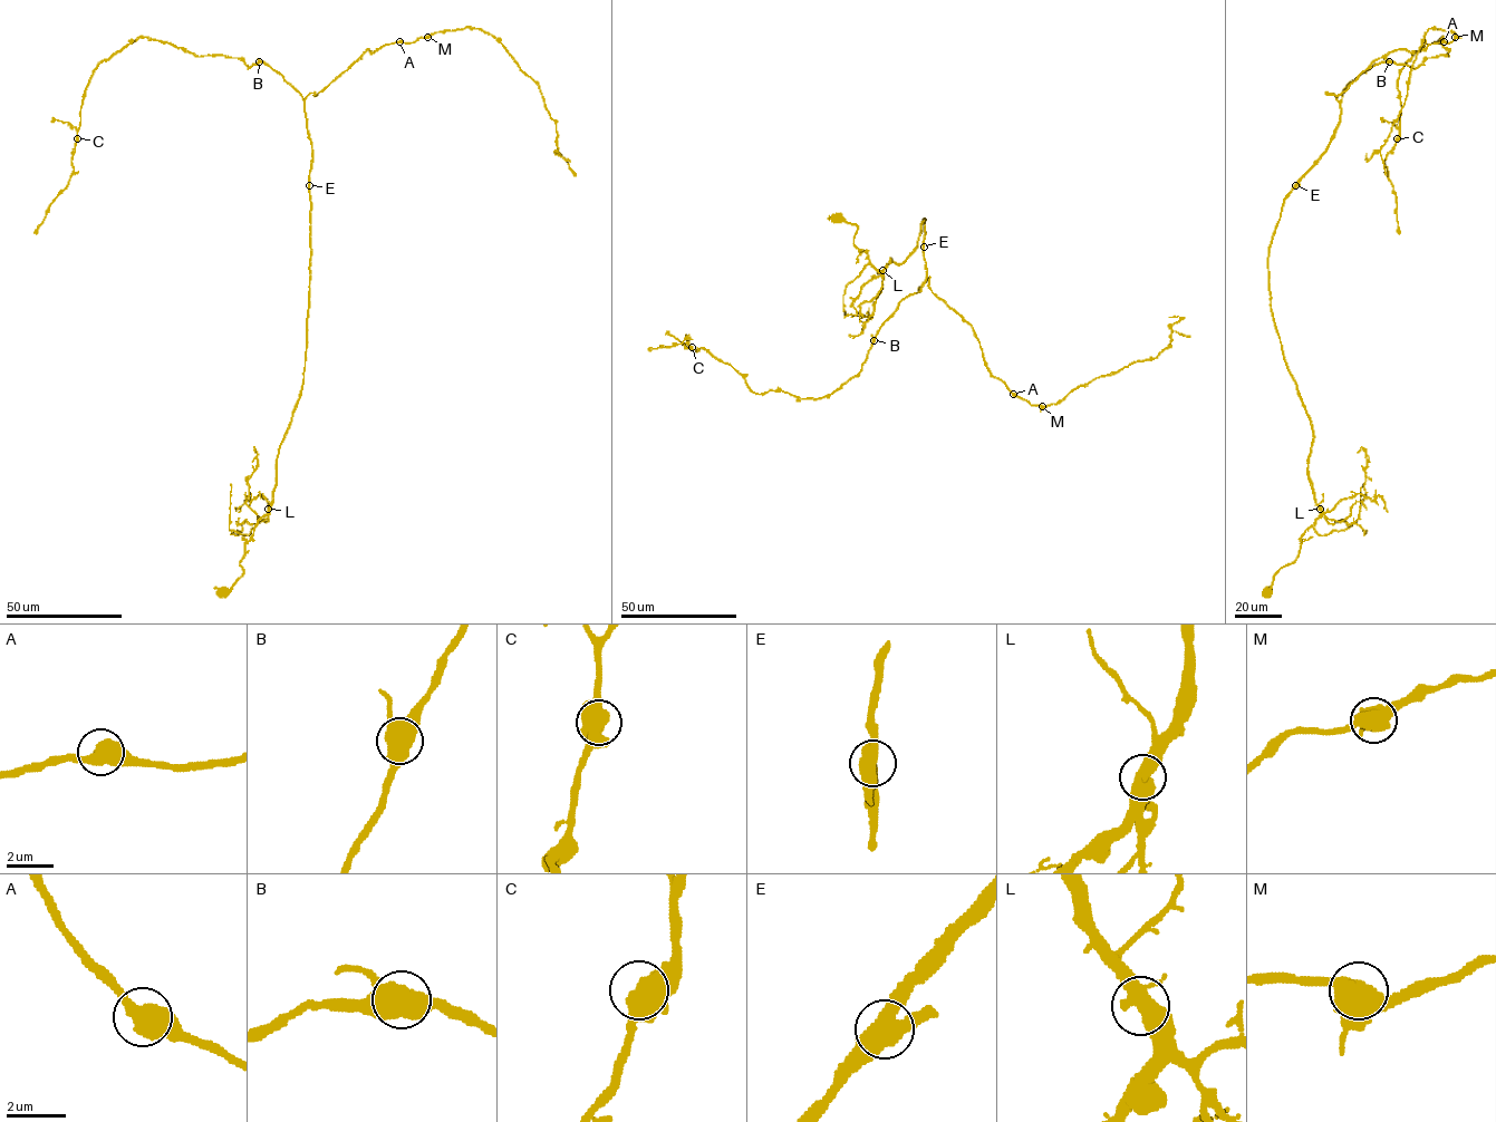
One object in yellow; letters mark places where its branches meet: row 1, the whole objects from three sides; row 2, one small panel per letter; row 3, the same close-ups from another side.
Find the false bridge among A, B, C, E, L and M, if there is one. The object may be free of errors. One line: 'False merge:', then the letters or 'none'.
False merge: none

